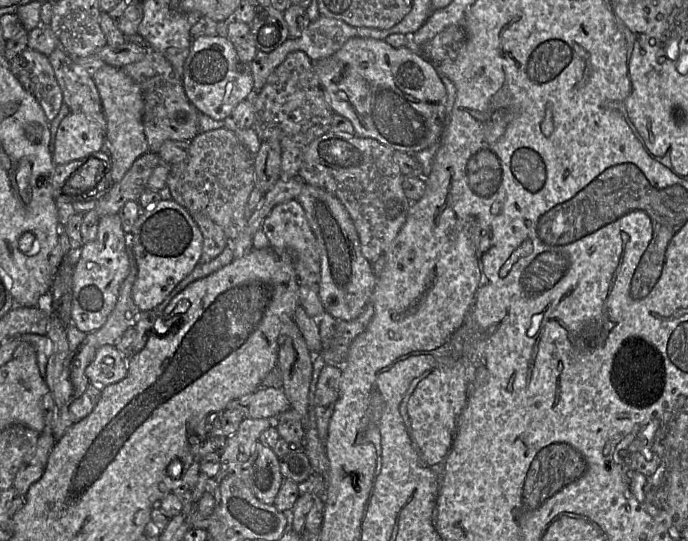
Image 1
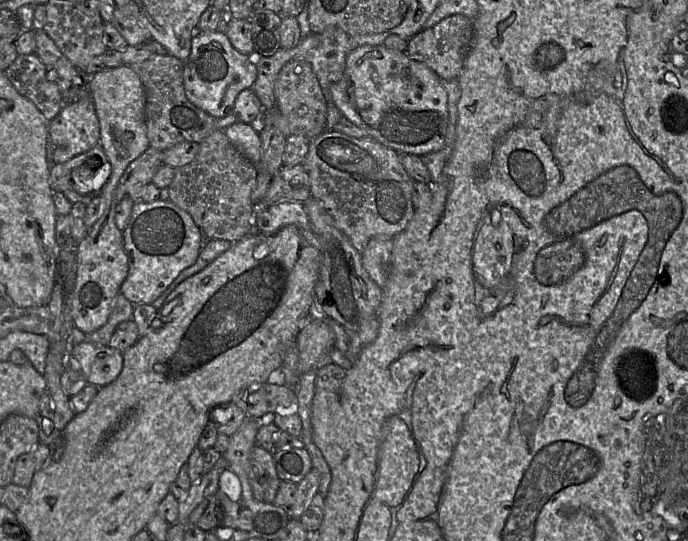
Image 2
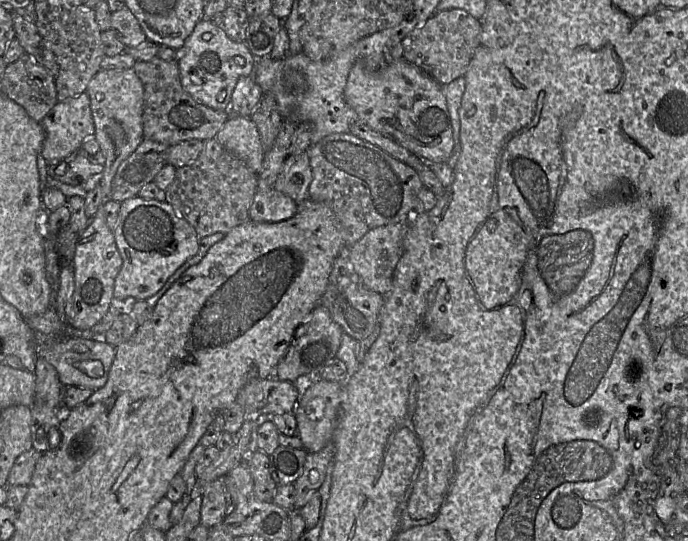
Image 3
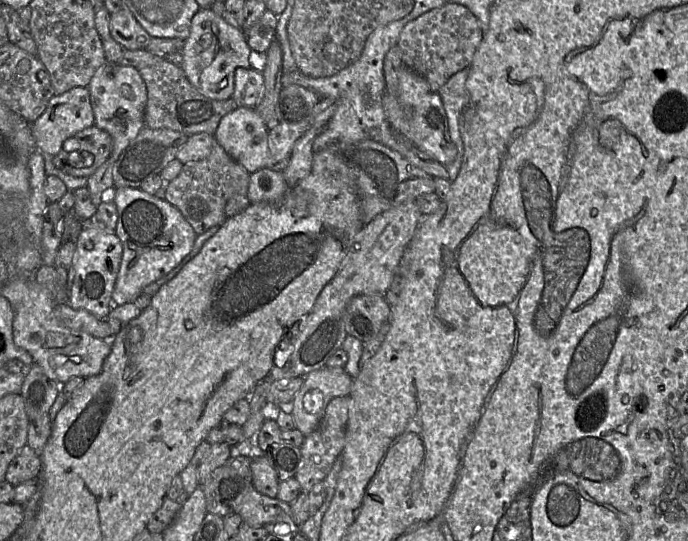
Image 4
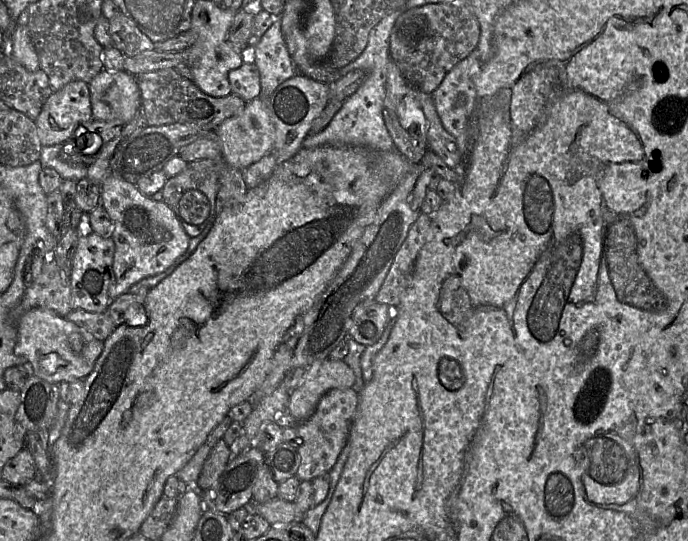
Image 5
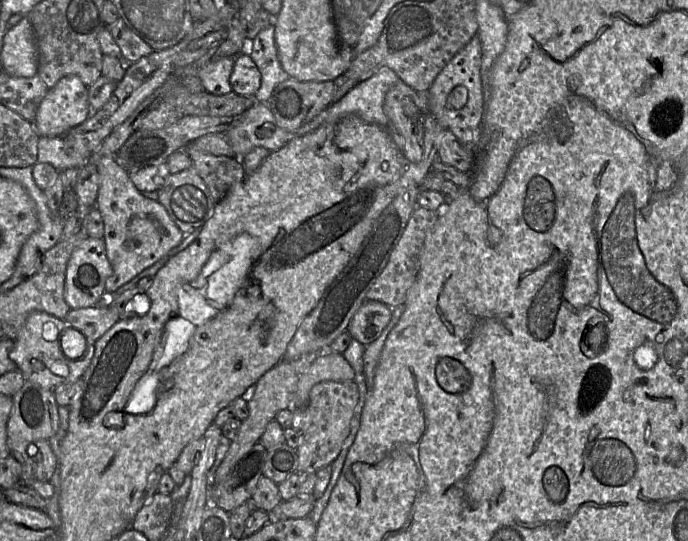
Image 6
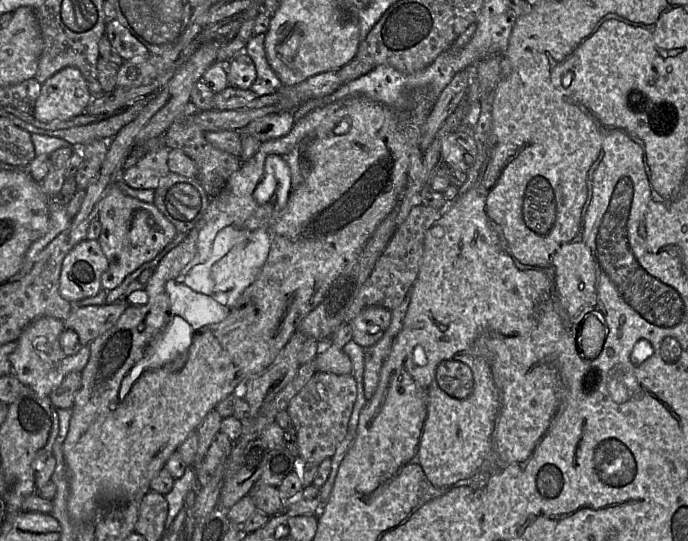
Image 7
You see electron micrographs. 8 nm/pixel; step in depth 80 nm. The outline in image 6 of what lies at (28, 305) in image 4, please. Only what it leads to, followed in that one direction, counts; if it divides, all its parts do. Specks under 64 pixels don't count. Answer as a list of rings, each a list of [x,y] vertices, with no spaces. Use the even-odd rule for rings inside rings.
[[[33,312],[25,321],[15,340],[14,348],[9,358],[15,362],[26,381],[53,390],[61,384],[71,384],[79,381],[91,364],[95,352],[95,341],[89,340],[84,355],[77,360],[67,358],[60,346],[60,337],[66,329],[71,329],[65,321],[51,316],[45,312]]]

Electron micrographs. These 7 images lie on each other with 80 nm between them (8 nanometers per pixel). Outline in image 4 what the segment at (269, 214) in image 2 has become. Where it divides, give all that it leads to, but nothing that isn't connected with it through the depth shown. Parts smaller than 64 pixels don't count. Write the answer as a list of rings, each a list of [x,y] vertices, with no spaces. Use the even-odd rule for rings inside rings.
[[[262,168],[250,174],[248,199],[250,203],[278,204],[288,188],[282,171]]]

